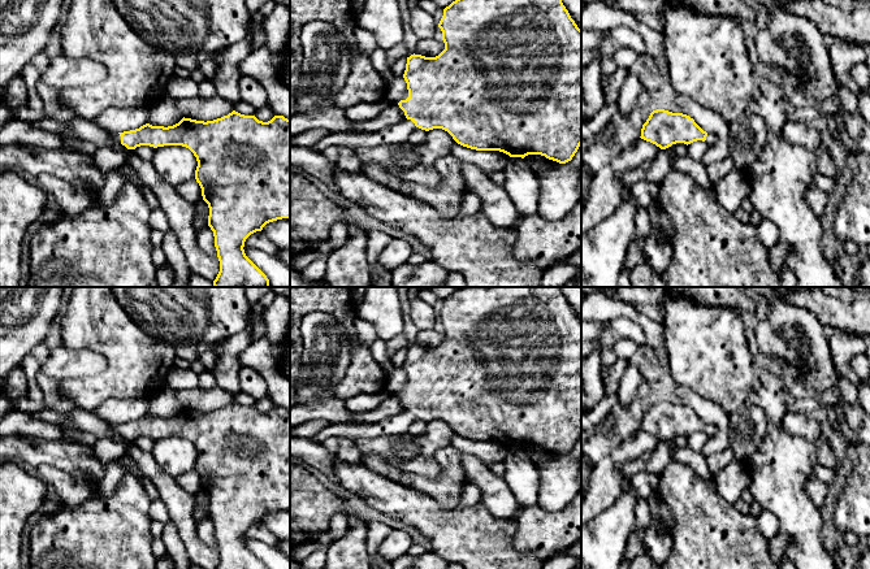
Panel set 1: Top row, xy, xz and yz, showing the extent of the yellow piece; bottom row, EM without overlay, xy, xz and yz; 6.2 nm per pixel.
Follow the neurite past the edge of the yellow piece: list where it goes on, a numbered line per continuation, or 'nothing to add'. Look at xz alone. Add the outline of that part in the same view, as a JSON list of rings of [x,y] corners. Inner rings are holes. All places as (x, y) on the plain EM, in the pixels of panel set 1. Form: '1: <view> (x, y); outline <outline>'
1: xz (395, 425); outline [[[411,411],[384,418],[377,424],[329,424],[311,440],[323,444],[330,436],[356,439],[373,439],[384,435],[402,435],[408,433],[411,422],[416,420]]]

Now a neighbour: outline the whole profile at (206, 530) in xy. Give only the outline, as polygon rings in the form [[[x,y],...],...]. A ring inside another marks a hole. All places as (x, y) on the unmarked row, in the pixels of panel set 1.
[[[204,517],[198,522],[198,535],[199,538],[211,547],[217,547],[215,538],[213,522],[209,517]]]

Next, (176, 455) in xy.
[[[182,436],[157,438],[151,453],[163,470],[173,478],[194,470],[198,457],[194,444]]]

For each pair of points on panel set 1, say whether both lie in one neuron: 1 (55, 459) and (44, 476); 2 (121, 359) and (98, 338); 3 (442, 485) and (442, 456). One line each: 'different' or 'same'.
1: different
2: same
3: same

